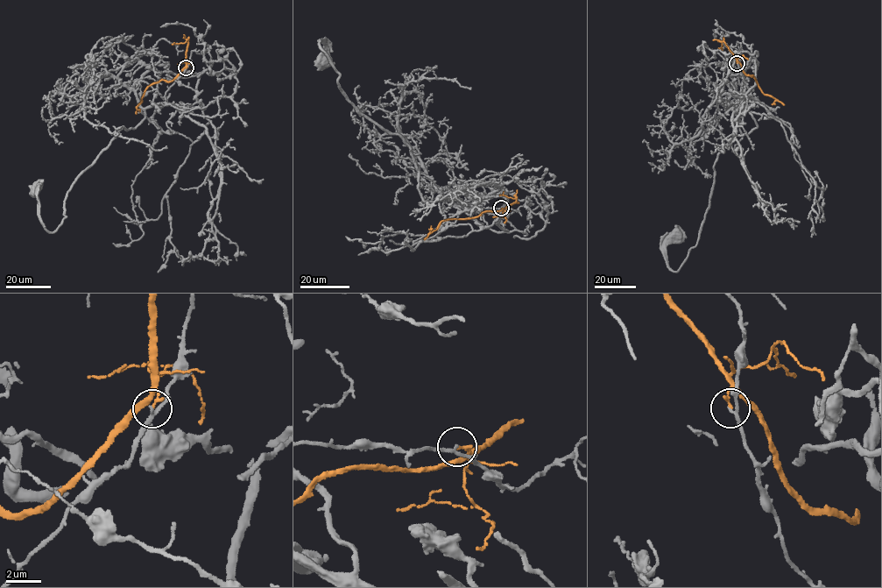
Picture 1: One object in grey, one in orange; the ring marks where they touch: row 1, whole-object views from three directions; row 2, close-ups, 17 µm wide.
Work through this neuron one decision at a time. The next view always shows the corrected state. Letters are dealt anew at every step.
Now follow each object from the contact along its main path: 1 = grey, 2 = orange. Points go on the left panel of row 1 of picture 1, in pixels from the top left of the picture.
1: (186, 68), (164, 96), (139, 81), (144, 116), (78, 177), (52, 232), (34, 188)
2: (186, 68), (171, 81), (159, 80), (151, 84), (136, 109), (138, 109)

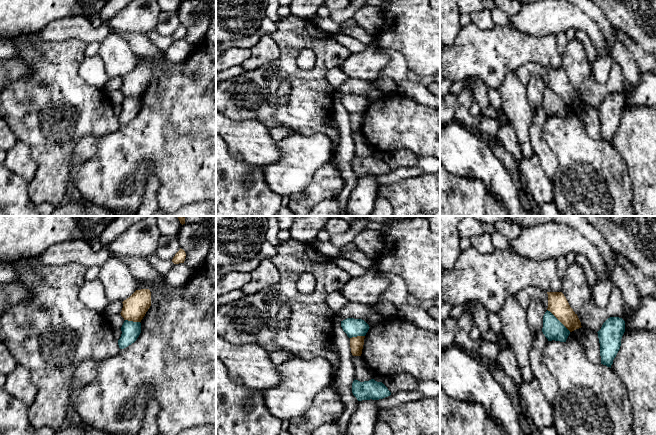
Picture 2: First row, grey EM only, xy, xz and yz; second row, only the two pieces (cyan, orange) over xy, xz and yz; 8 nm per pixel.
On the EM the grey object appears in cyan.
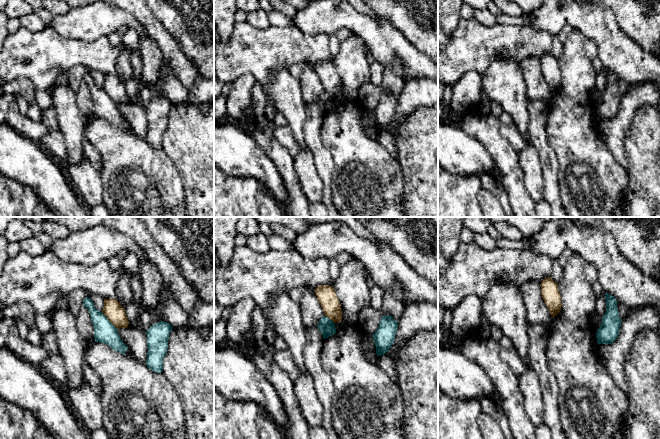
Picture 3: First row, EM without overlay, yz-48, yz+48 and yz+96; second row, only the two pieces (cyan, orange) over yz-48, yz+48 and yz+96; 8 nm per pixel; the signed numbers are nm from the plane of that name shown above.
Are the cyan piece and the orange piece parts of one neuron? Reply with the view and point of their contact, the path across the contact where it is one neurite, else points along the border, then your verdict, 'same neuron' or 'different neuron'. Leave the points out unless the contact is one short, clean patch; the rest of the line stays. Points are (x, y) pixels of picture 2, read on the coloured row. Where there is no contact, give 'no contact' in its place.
contact yz (558, 320); border yz (547, 309), (570, 331); different neuron

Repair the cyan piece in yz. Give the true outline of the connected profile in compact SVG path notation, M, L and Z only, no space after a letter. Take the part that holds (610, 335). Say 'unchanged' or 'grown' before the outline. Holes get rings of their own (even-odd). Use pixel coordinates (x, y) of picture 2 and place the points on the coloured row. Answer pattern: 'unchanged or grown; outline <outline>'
unchanged; outline M610 317L597 332L600 343L601 364L611 368L616 357L621 339L625 332L625 321L619 317Z

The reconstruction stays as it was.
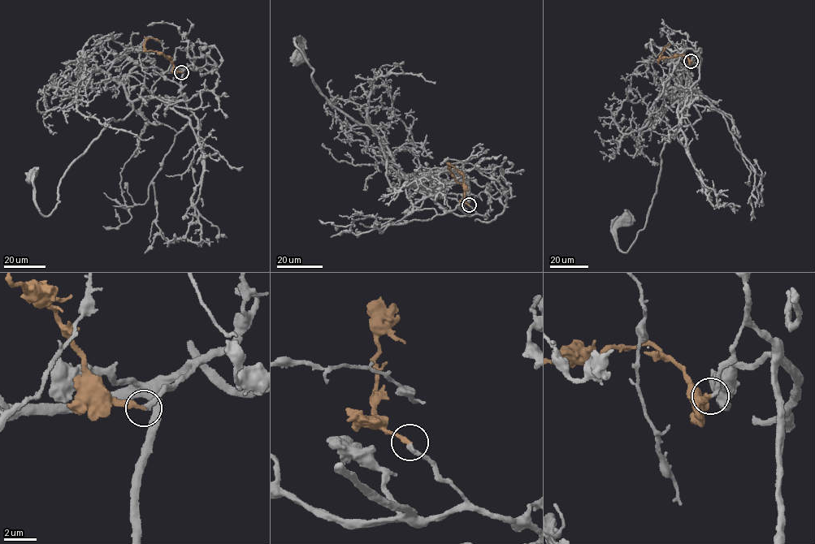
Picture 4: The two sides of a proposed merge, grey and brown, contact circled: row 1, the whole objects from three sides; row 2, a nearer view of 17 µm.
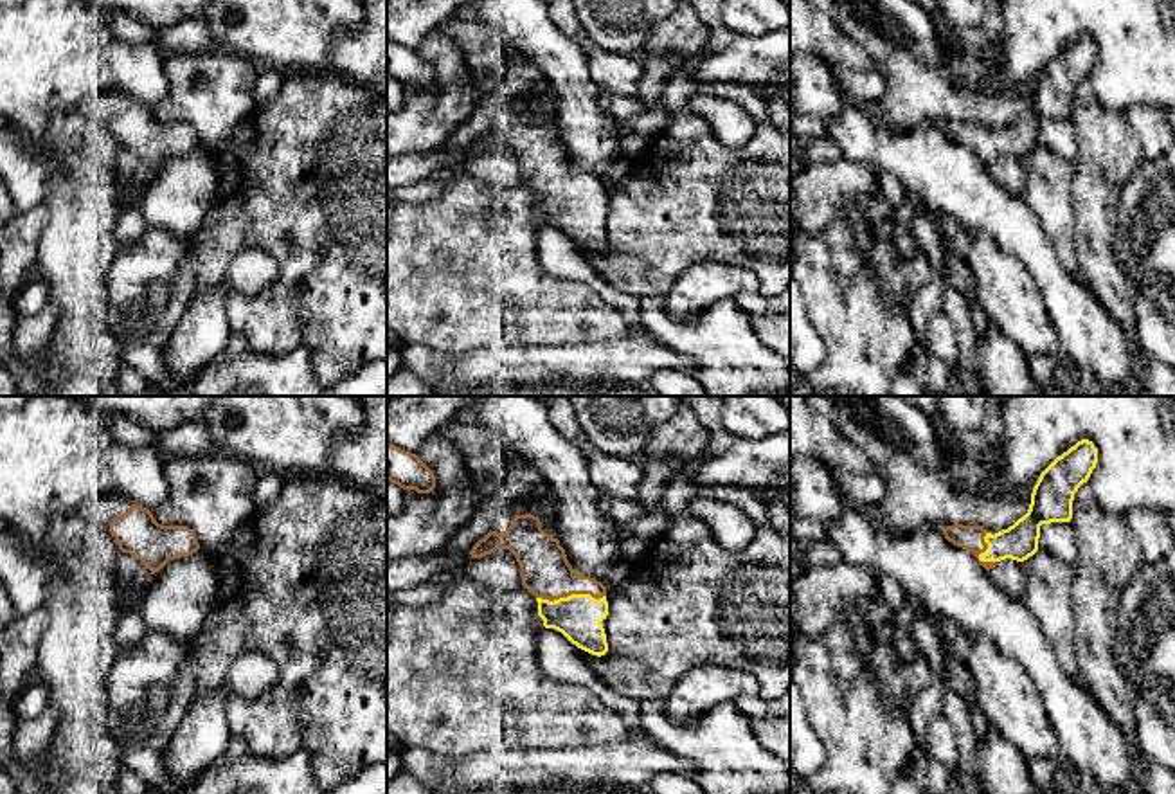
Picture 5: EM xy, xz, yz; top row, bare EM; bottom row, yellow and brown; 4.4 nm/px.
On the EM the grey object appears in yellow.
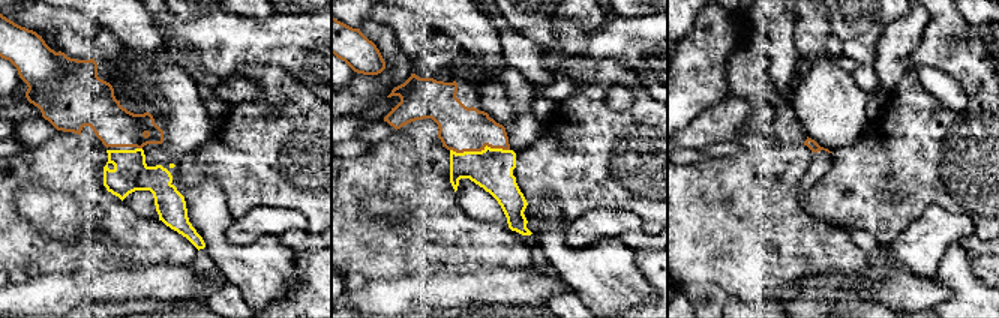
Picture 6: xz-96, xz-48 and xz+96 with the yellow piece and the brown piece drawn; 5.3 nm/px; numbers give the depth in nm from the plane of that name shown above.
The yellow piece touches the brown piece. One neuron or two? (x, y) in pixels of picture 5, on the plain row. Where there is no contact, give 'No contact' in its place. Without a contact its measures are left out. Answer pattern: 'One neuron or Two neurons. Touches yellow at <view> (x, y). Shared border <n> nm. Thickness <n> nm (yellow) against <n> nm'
One neuron. Touches yellow at xz (571, 191). Shared border 320 nm. Thickness 200 nm (yellow) against 220 nm

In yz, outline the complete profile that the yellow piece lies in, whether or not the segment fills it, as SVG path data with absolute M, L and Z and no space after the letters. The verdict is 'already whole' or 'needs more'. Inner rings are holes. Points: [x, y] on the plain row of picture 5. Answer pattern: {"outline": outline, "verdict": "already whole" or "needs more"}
{"outline": "M1081 36L1058 52L1038 74L1027 110L999 130L982 122L954 121L943 131L957 144L968 146L990 167L1000 157L1024 158L1038 148L1040 122L1071 119L1078 85L1089 77L1098 59L1098 45Z", "verdict": "needs more"}

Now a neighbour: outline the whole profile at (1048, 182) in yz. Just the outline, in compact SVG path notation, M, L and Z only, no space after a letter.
M1047 148L1020 158L1026 182L1022 198L1033 209L1063 266L1078 266L1076 212L1071 200L1074 162Z

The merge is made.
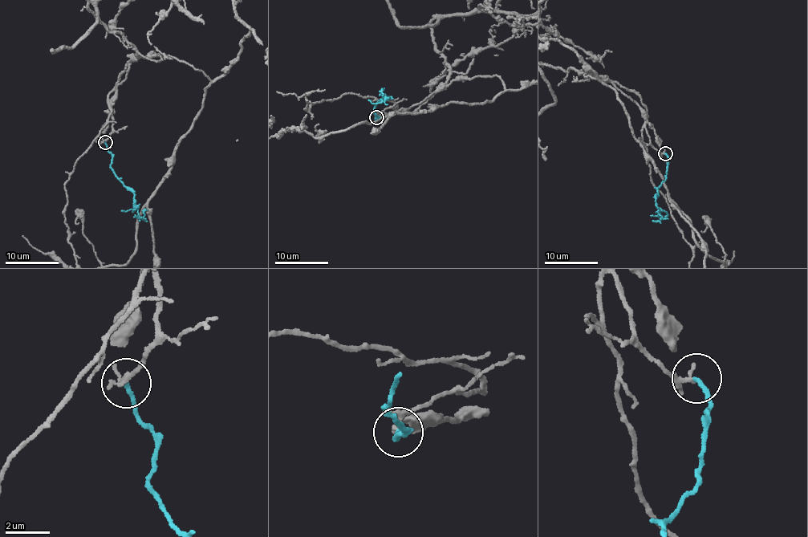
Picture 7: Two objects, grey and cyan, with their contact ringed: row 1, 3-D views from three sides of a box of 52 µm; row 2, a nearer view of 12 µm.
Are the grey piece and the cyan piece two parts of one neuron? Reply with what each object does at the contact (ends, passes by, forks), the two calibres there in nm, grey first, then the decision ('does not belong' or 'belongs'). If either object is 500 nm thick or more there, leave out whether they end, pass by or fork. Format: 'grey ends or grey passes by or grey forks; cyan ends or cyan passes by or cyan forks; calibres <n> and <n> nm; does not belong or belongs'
grey ends; cyan ends; calibres 260 and 190 nm; belongs

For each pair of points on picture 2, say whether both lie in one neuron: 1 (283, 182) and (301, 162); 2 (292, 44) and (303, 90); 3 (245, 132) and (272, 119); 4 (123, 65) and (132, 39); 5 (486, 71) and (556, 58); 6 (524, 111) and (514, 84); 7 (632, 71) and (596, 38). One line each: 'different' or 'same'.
1: same
2: same
3: different
4: different
5: same
6: same
7: different

